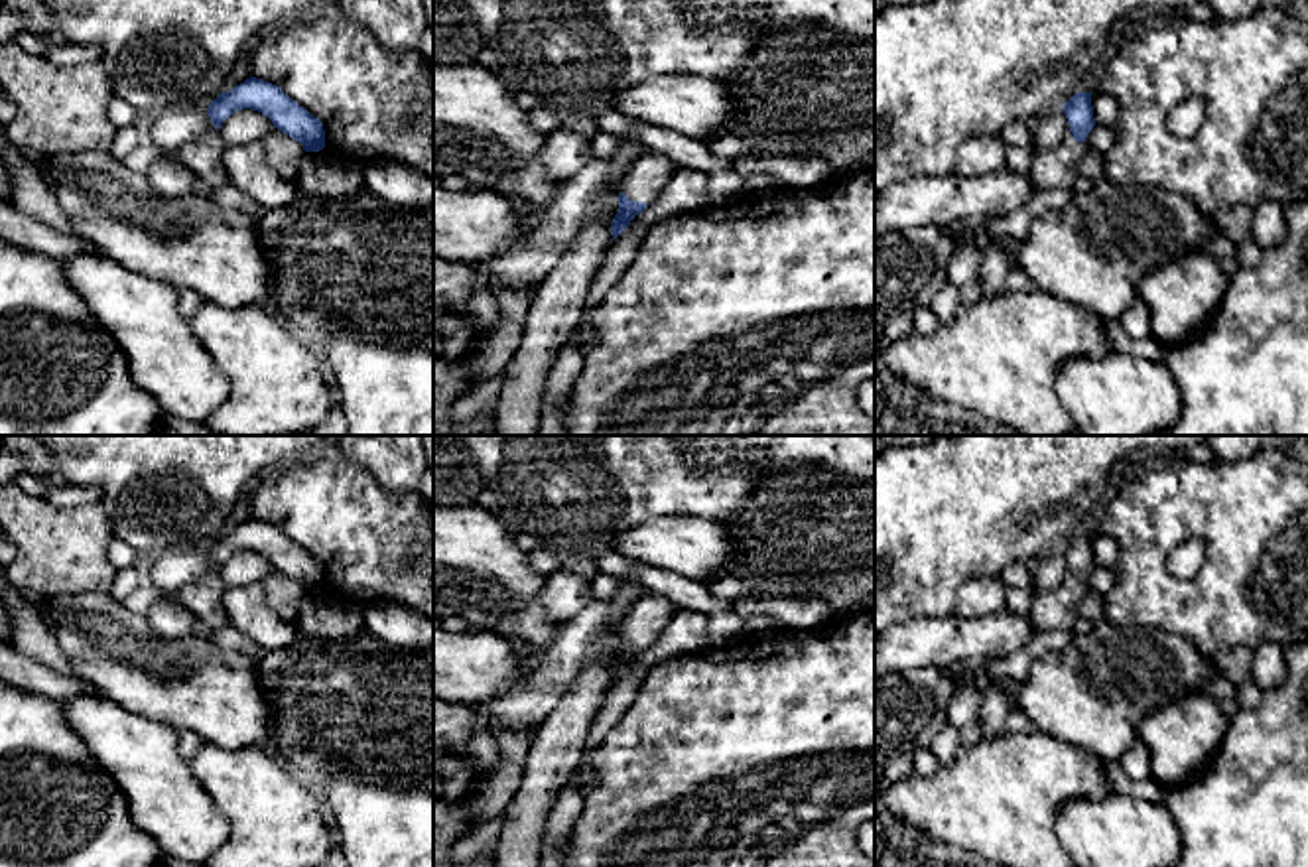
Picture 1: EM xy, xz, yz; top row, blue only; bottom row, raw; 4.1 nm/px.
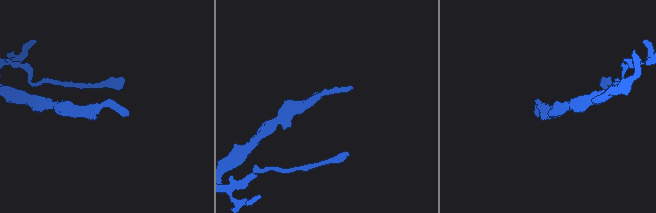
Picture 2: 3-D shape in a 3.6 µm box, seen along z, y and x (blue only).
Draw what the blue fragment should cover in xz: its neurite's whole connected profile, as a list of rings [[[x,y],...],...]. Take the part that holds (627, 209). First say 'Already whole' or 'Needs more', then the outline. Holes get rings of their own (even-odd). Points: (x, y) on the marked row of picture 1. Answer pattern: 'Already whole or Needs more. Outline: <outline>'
Needs more. Outline: [[[644,152],[632,164],[619,187],[619,211],[611,223],[611,242],[662,195],[676,169],[678,166],[658,152]]]

